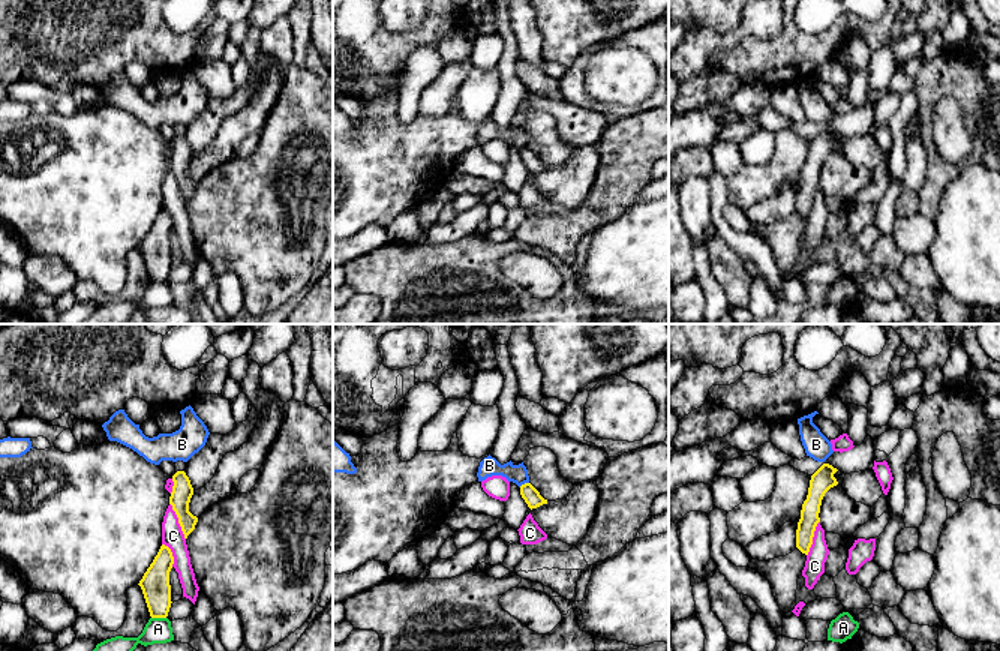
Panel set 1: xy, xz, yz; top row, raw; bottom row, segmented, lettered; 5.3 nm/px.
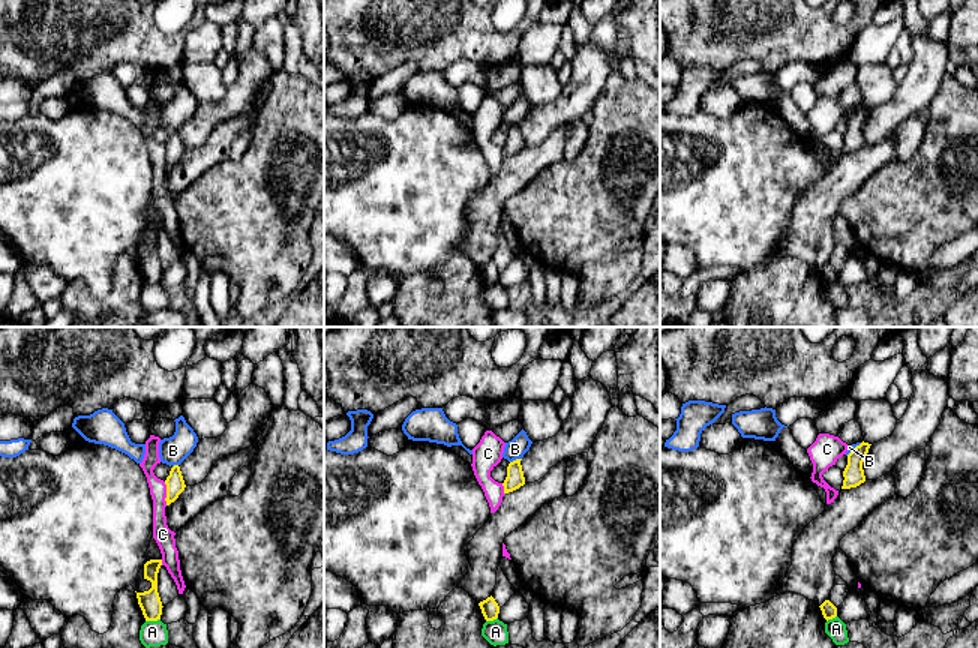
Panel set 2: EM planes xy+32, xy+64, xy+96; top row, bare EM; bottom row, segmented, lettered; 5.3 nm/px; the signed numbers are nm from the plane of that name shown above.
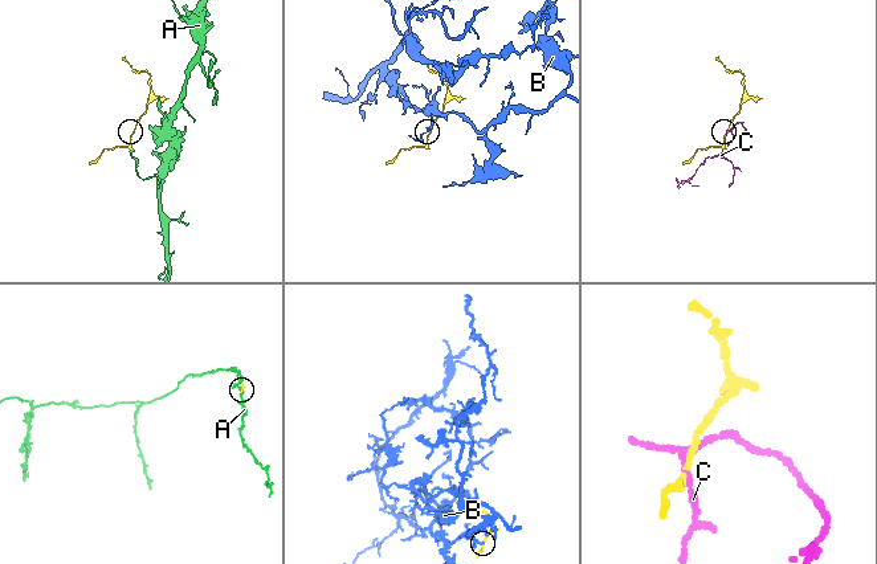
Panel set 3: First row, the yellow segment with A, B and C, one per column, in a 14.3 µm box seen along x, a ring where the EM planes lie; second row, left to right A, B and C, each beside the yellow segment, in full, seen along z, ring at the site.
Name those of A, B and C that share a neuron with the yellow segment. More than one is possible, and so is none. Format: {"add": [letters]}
{"add": []}

